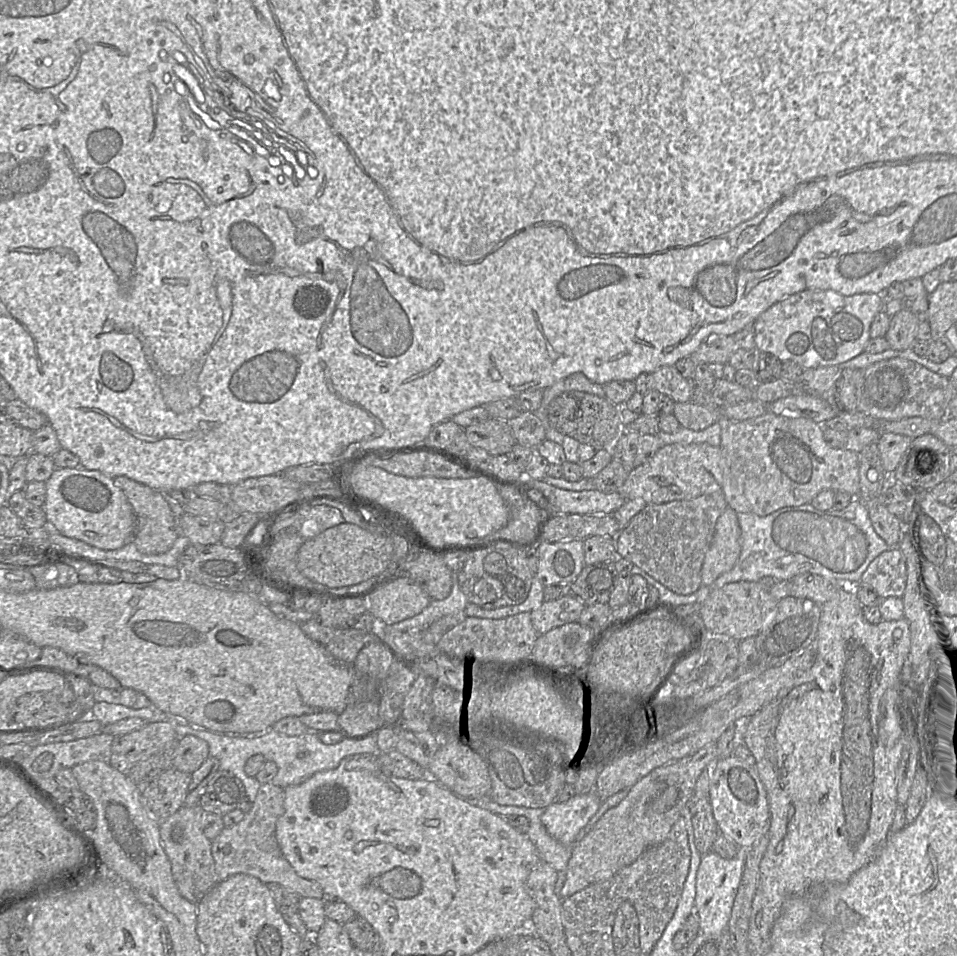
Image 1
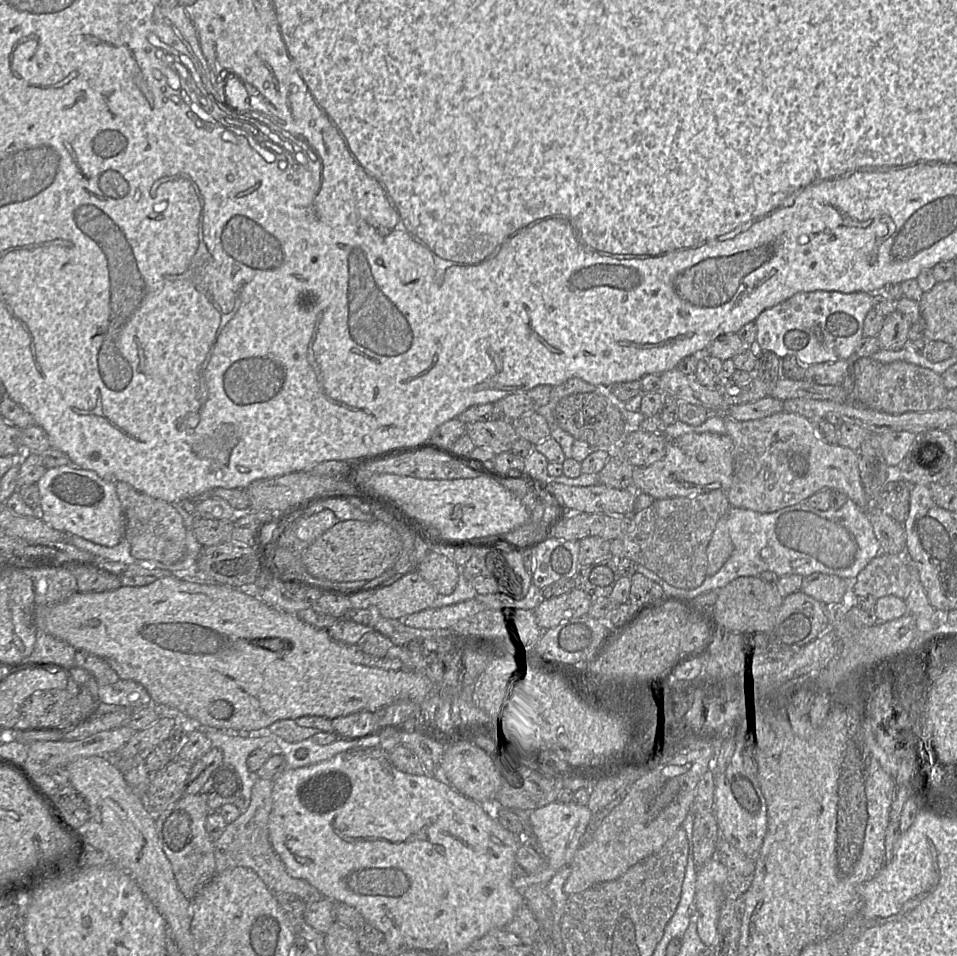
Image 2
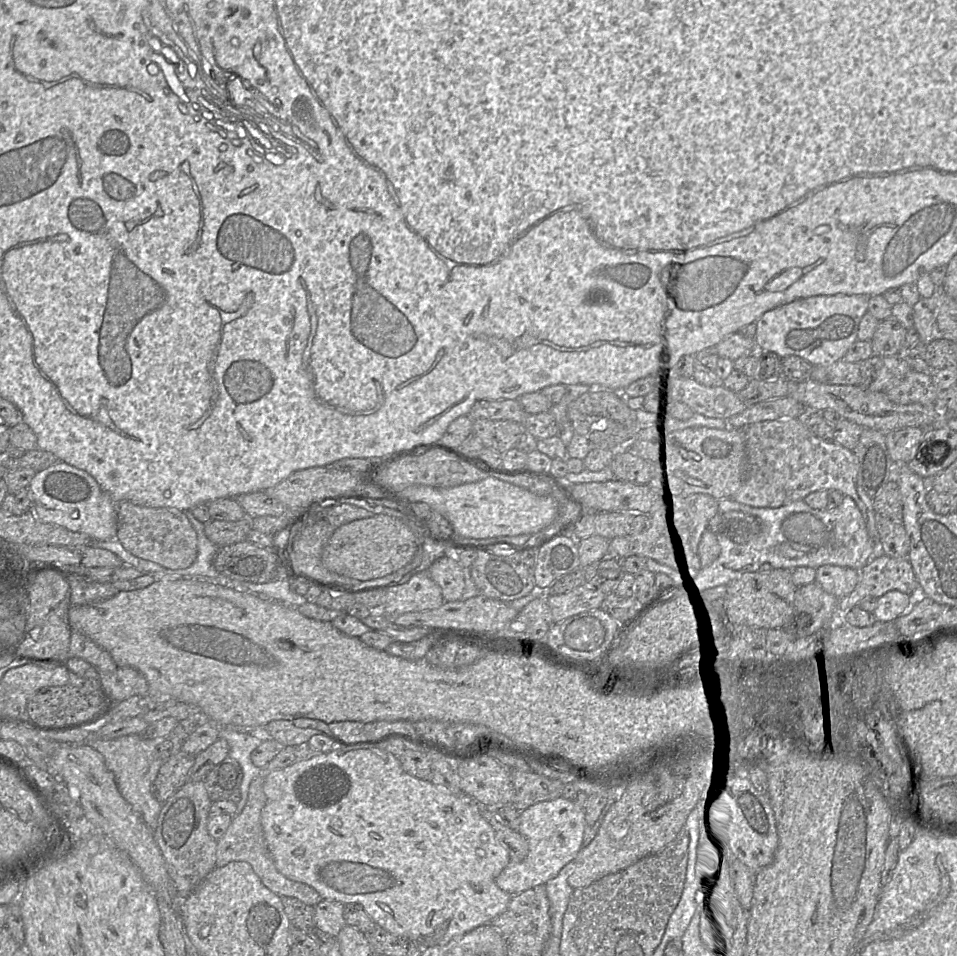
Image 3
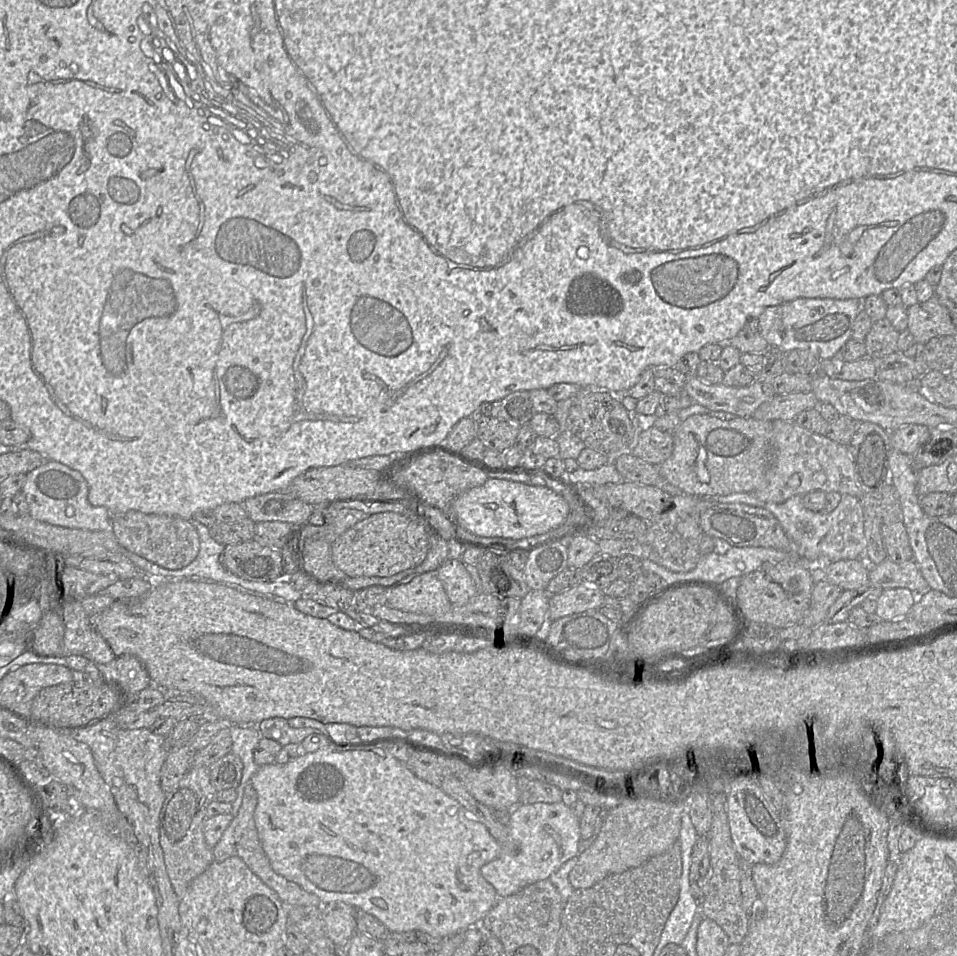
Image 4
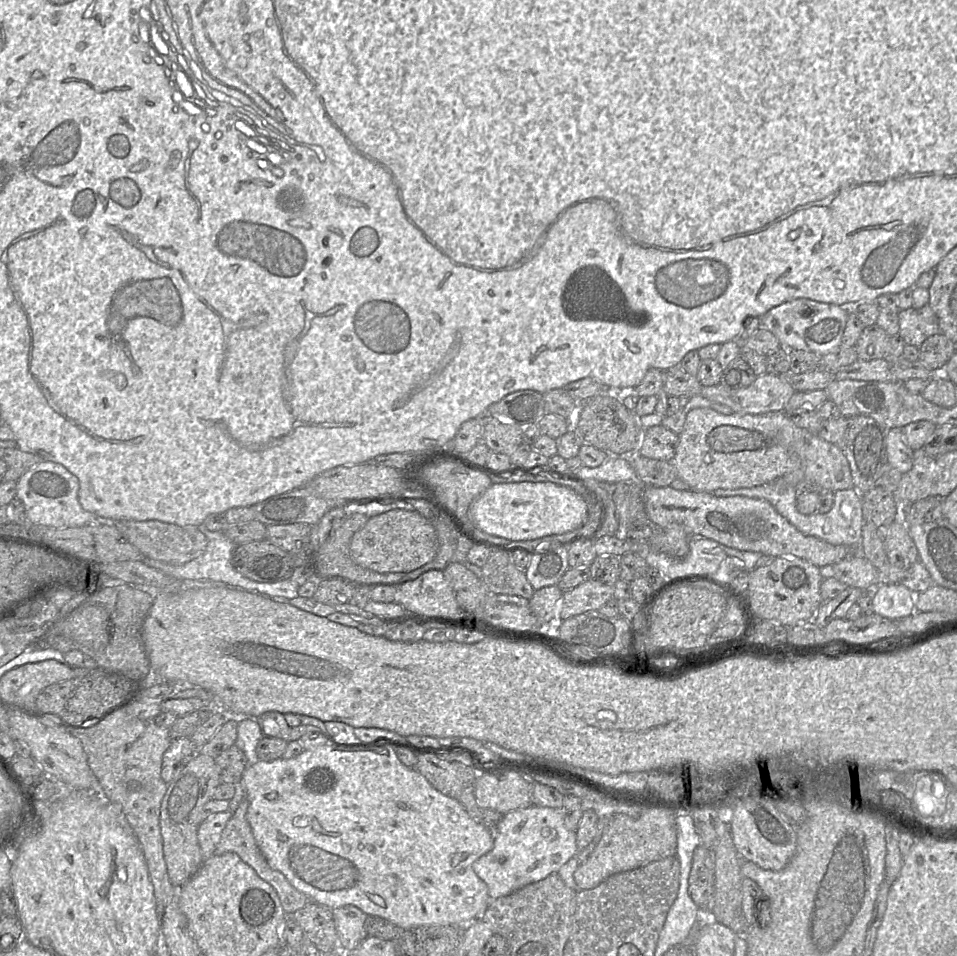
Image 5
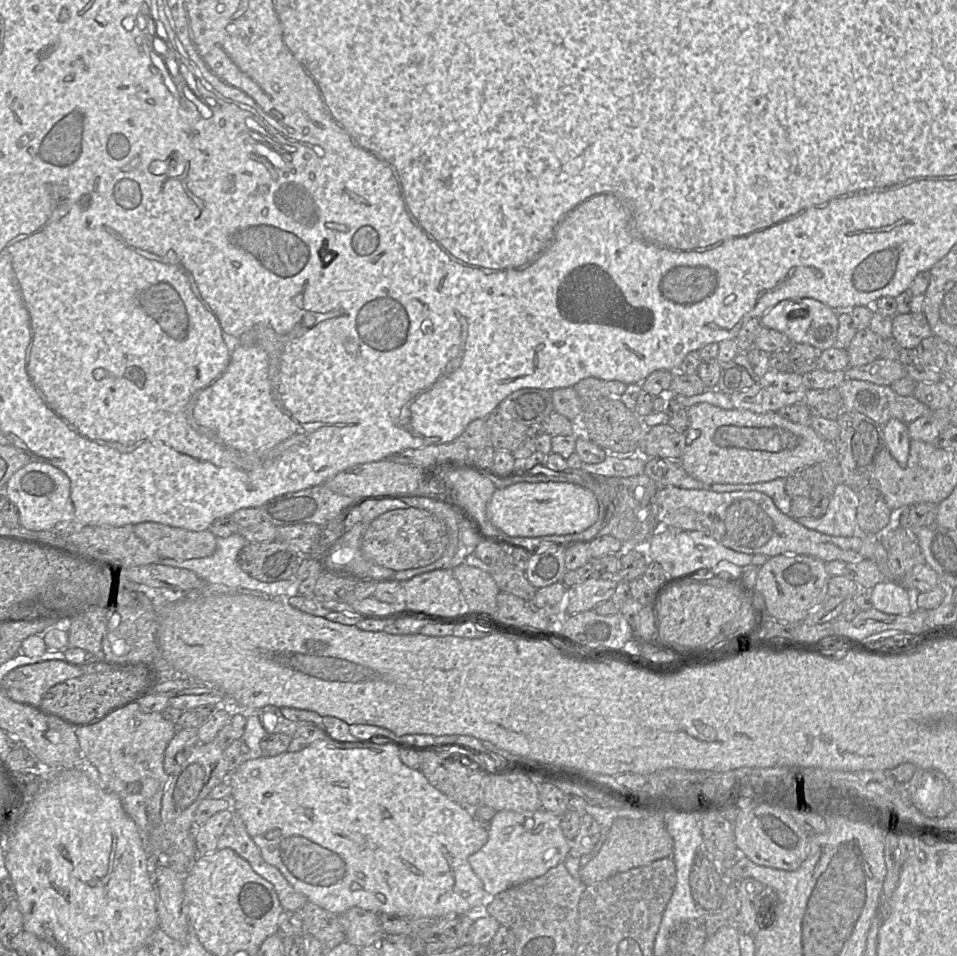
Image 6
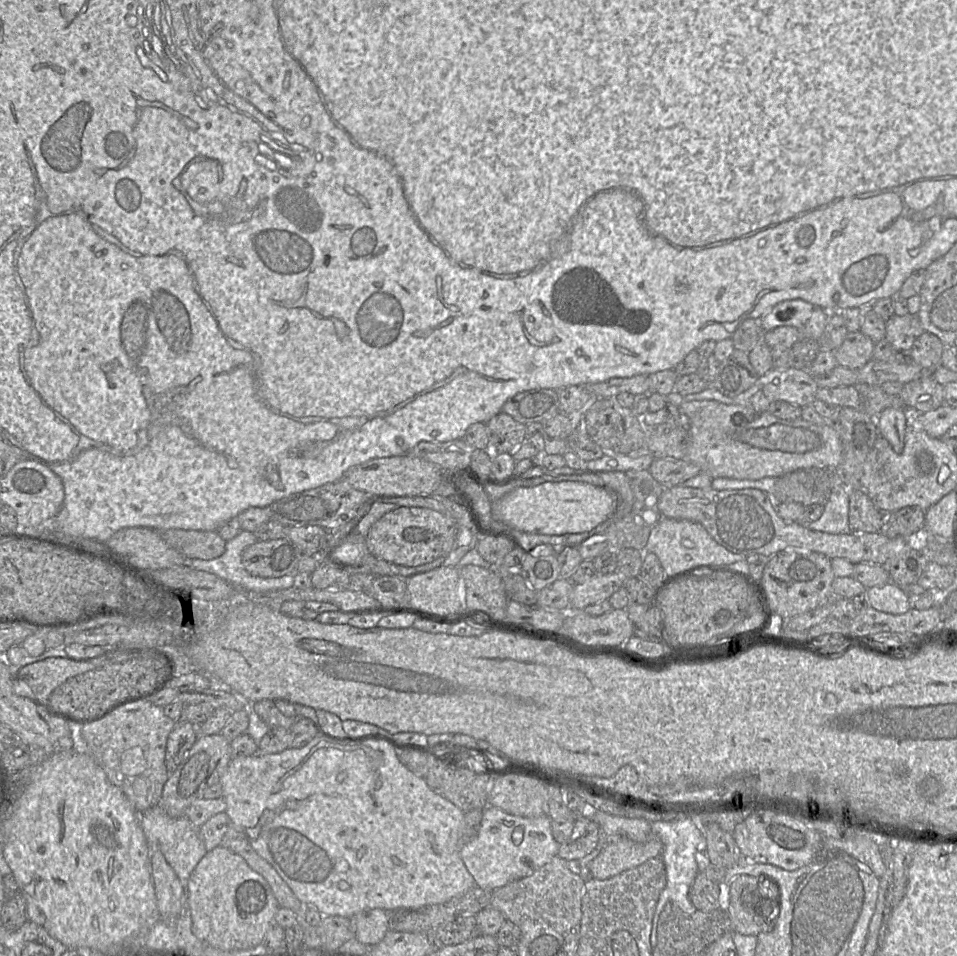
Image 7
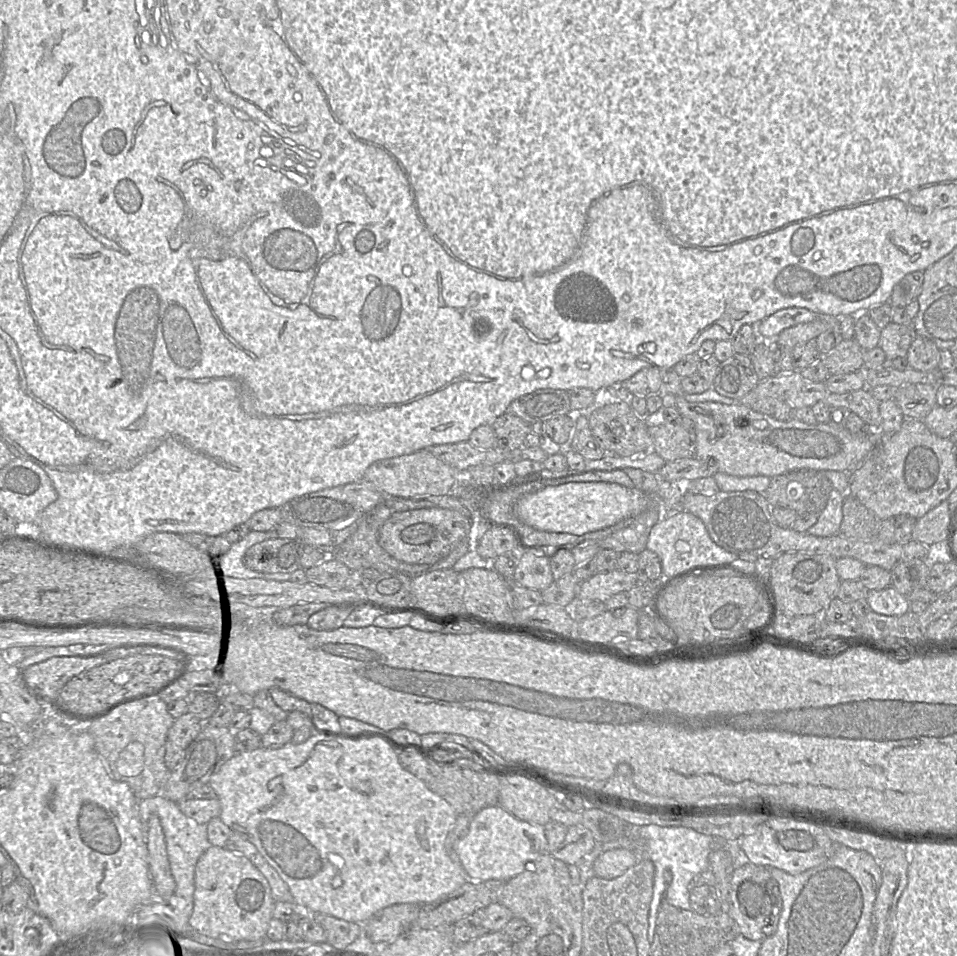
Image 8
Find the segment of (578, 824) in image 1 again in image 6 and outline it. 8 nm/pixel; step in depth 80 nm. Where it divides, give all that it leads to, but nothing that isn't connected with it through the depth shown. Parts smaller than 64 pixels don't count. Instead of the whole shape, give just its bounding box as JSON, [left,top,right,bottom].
[468,809,570,897]

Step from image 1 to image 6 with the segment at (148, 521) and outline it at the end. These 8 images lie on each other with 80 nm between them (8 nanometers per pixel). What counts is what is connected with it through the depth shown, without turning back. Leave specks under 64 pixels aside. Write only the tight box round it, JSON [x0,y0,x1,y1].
[134,522,216,560]

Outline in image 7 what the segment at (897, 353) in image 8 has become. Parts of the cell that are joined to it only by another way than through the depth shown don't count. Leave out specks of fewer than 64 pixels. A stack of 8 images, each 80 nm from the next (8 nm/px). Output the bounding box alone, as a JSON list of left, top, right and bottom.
[885,314,925,352]

